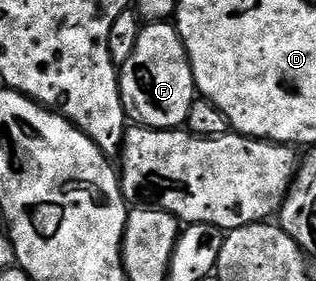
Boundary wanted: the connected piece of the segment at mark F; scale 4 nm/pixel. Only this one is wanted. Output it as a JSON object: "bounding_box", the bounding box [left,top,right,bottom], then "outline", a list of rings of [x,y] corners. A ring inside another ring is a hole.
{"bounding_box":[119,21,198,130],"outline":[[[172,21],[142,25],[131,60],[119,67],[121,99],[126,119],[132,125],[152,130],[175,130],[185,126],[191,104],[198,101],[197,85],[189,53]]]}

